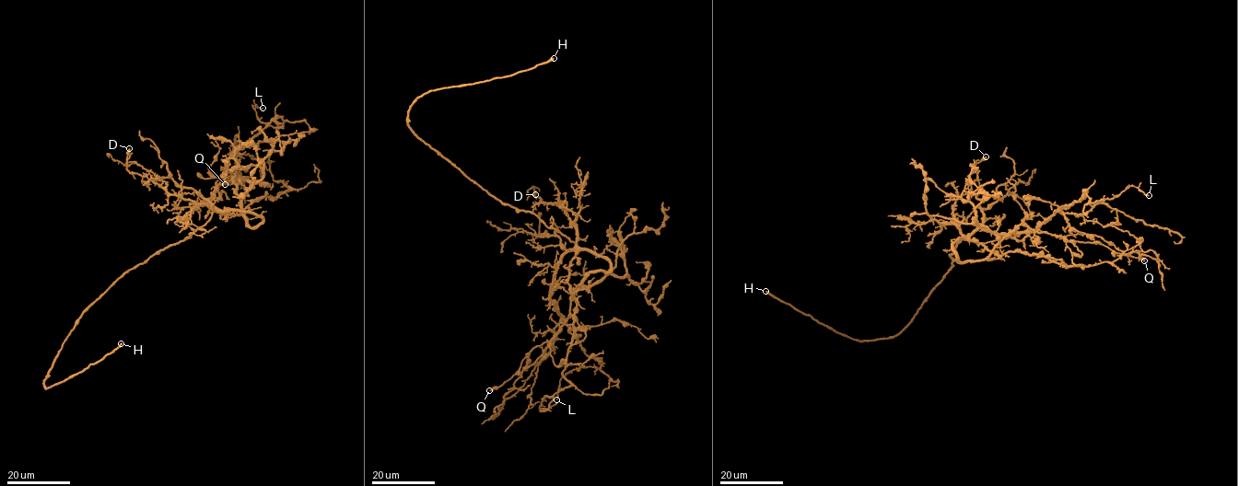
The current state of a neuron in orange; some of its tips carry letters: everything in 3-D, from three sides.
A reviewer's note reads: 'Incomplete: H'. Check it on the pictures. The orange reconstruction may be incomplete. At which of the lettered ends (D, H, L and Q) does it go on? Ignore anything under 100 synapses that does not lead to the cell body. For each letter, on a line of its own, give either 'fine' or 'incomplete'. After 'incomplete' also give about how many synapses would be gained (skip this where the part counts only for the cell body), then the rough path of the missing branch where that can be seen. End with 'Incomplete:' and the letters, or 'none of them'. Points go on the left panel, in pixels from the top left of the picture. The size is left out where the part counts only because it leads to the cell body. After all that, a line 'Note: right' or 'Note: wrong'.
D: fine
H: incomplete
L: fine
Q: fine
Incomplete: H
Note: right

